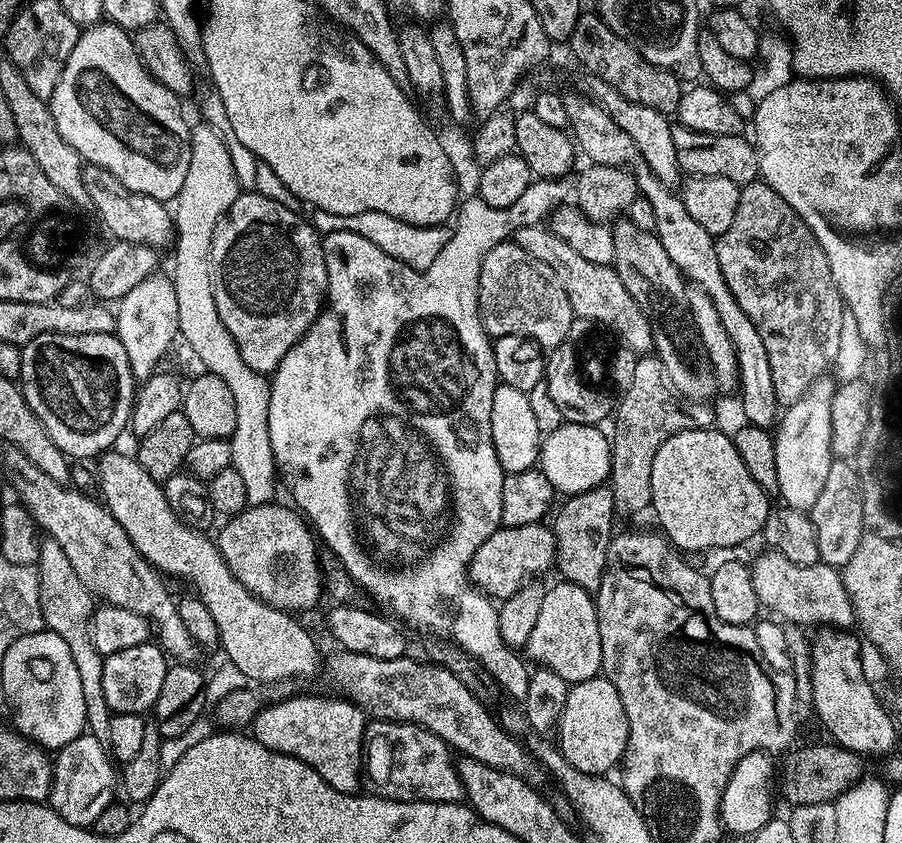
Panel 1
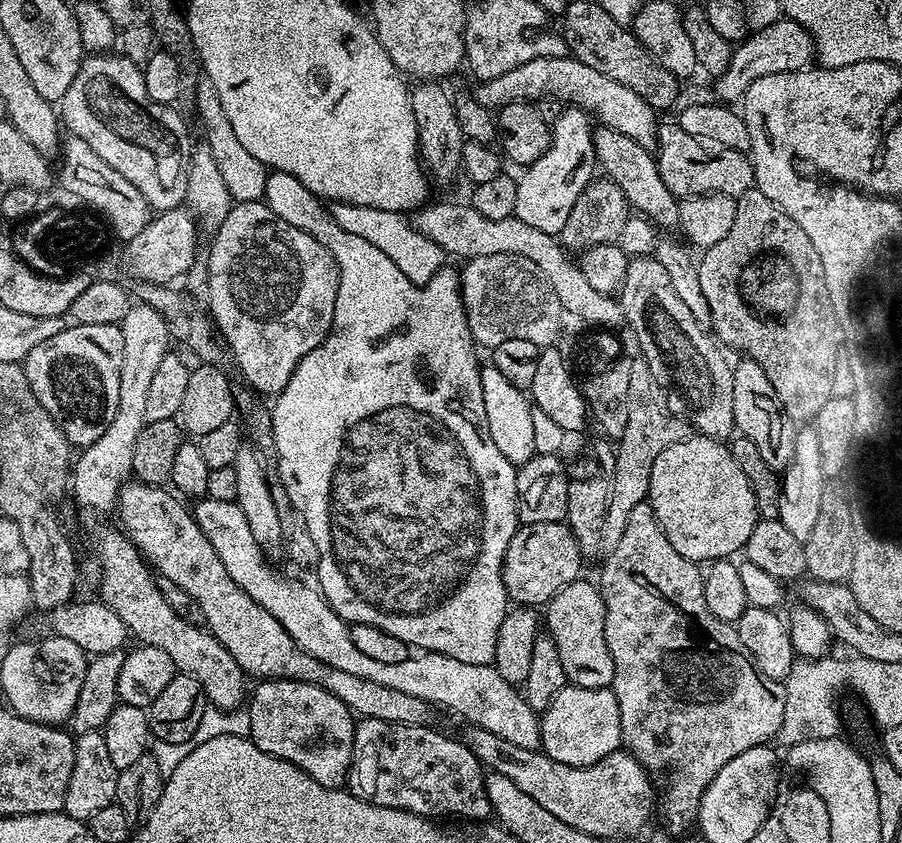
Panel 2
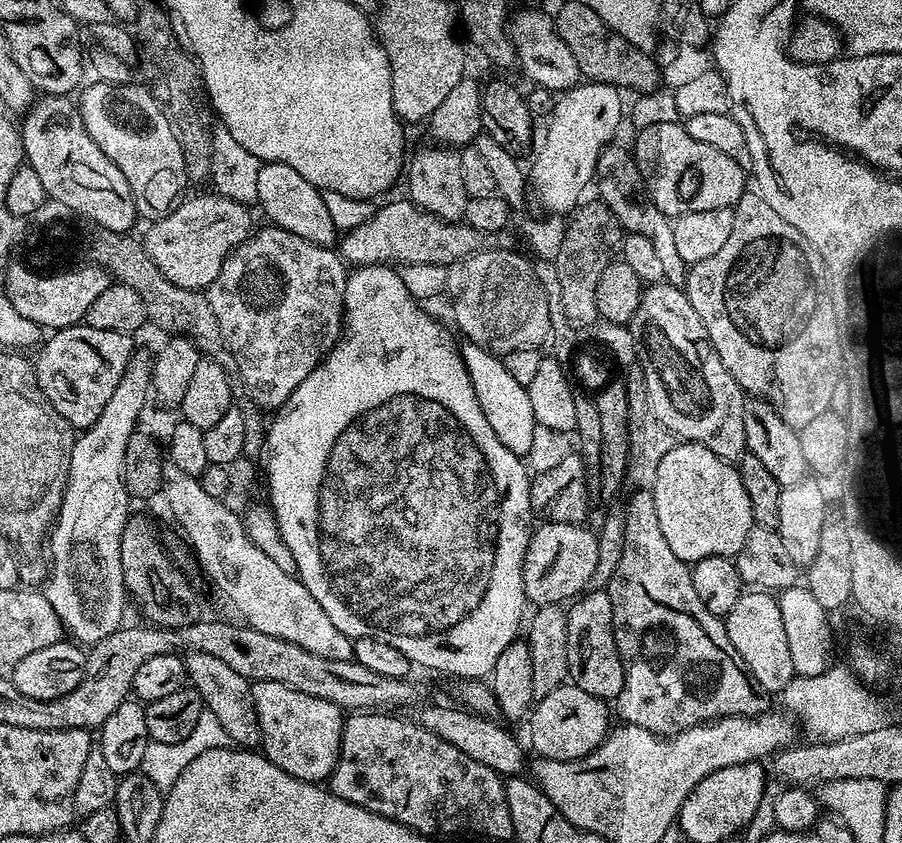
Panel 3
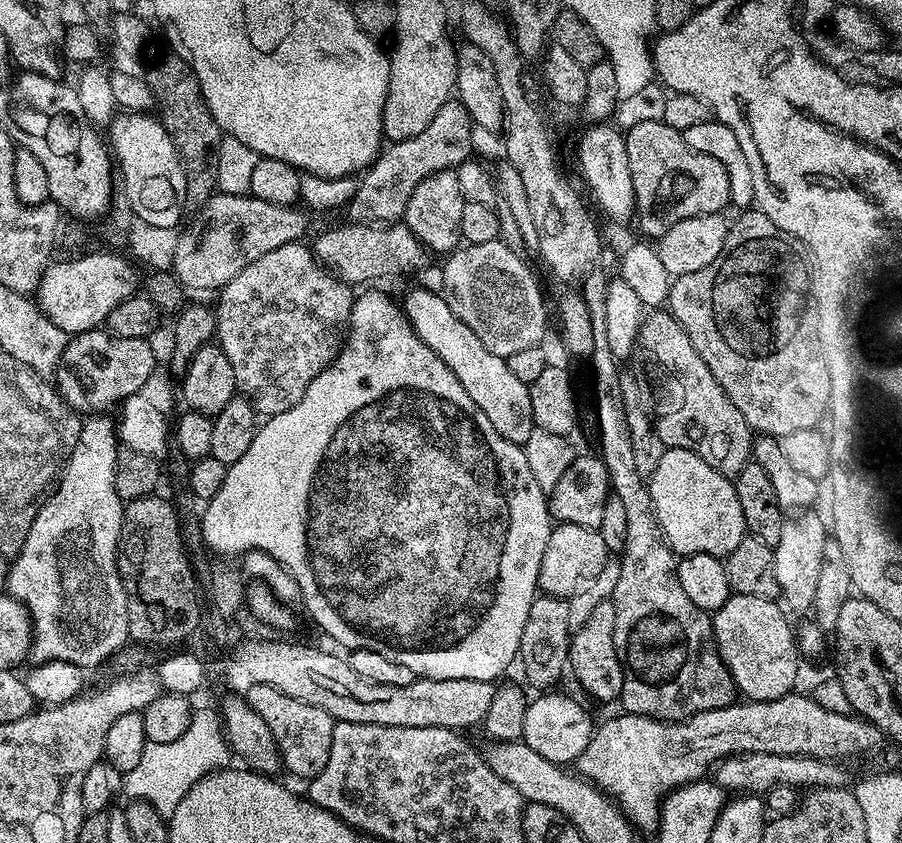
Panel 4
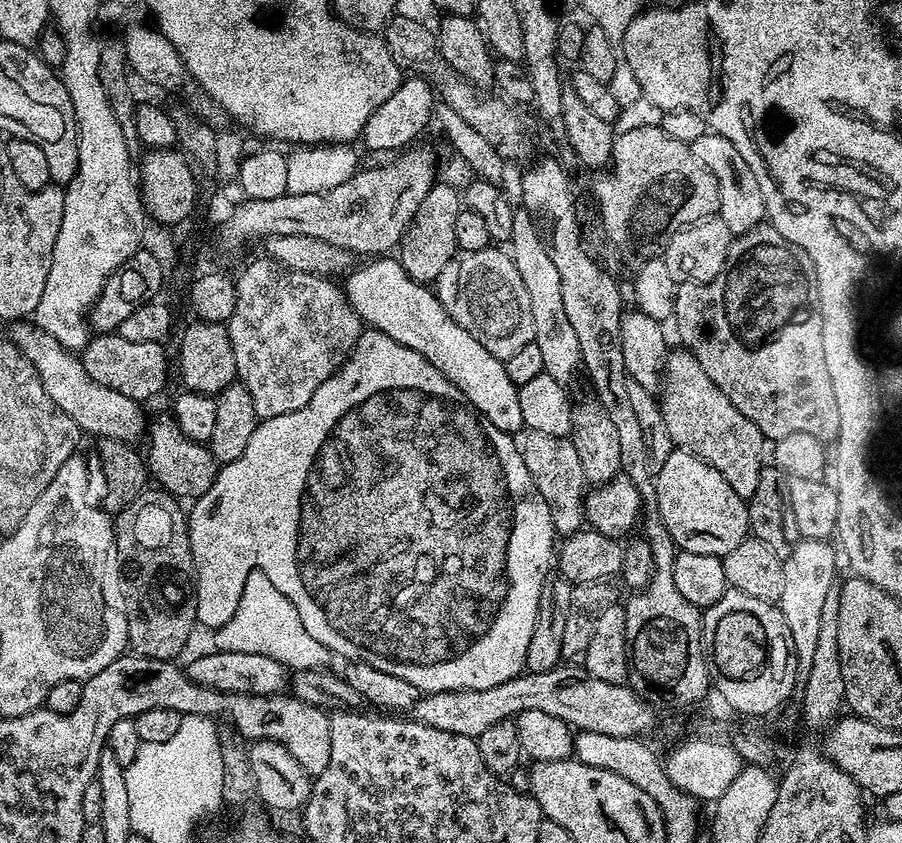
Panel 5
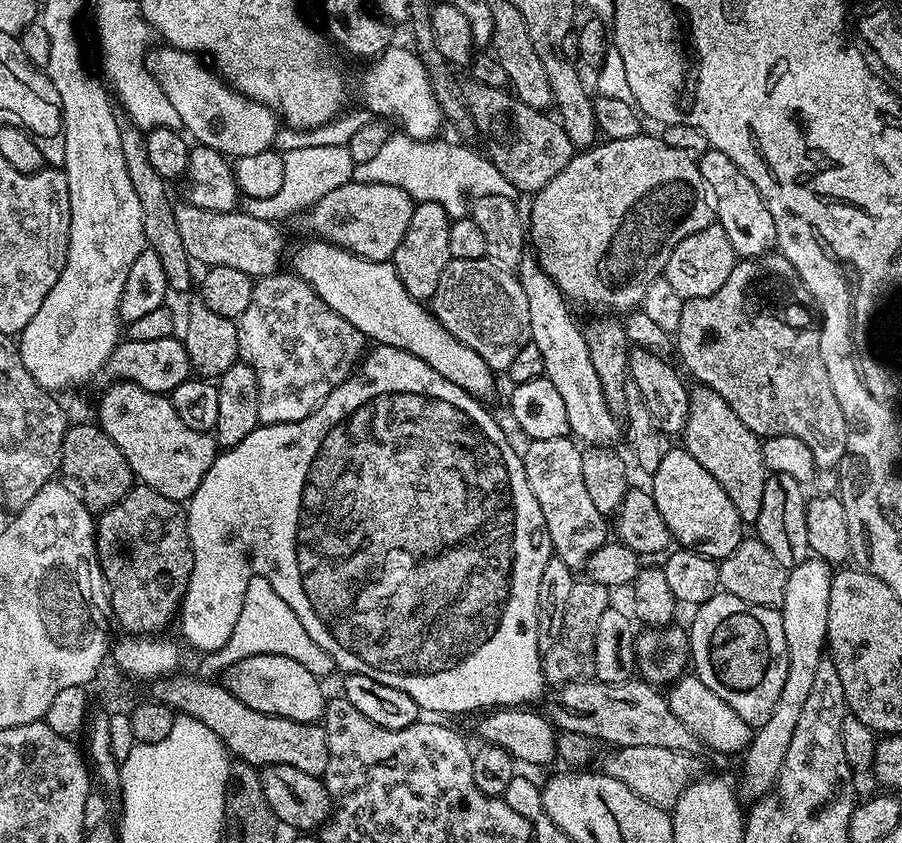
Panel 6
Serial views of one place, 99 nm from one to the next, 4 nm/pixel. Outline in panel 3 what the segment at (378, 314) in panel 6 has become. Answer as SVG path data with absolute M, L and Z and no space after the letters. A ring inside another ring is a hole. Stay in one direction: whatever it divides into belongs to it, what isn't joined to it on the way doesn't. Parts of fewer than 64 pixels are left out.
M471 342L461 343L459 349L466 370L470 374L474 394L478 394L478 406L482 406L486 422L490 422L490 430L498 434L498 442L502 442L506 450L521 458L527 457L534 439L534 426L537 424L534 406L530 406L528 390L506 371L503 359L497 353L487 352L482 346Z

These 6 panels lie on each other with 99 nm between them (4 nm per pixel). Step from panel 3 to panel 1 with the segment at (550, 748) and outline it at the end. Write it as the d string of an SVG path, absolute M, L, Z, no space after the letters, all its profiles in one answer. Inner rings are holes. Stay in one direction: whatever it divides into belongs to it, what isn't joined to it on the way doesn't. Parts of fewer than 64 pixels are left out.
M603 675L569 687L566 710L562 710L558 725L559 736L558 747L565 760L588 775L604 776L623 761L628 741L626 710L618 690Z

